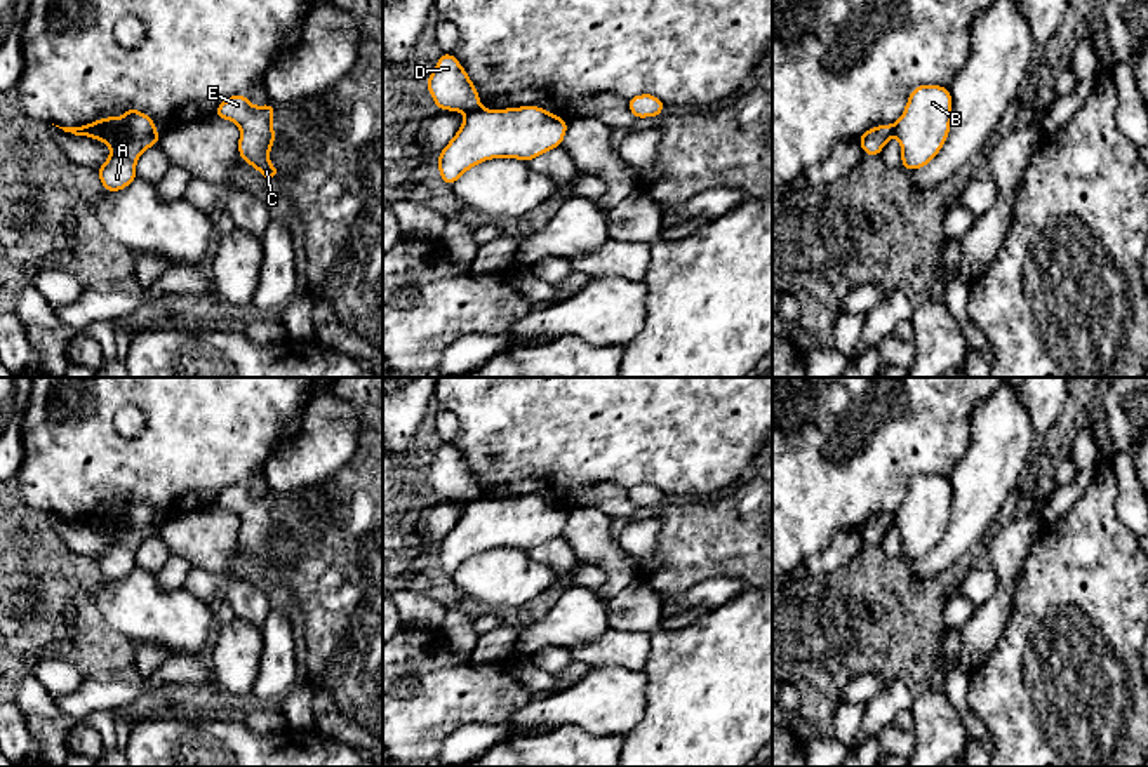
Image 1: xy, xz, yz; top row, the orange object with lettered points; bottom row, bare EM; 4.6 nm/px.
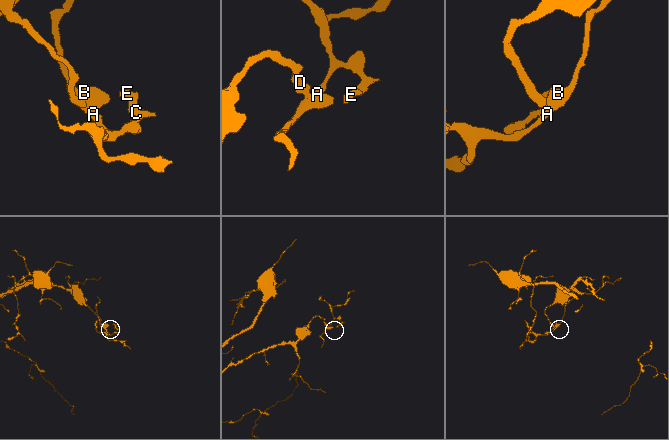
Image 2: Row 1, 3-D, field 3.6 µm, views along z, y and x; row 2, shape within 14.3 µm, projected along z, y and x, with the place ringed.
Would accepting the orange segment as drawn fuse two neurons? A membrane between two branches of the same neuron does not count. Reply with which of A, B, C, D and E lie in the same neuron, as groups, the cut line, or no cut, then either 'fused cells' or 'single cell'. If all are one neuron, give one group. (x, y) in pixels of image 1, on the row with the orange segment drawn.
A B C E / D; cut in xz along (479, 106), (467, 113); fused cells

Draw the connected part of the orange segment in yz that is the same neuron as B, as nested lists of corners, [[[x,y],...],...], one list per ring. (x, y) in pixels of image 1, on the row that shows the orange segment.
[[[918,85],[910,92],[906,108],[894,123],[904,169],[922,169],[941,151],[950,132],[951,106],[948,87]]]

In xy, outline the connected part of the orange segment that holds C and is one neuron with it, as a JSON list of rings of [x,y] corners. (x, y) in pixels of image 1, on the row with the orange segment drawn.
[[[235,94],[224,99],[214,117],[235,122],[242,134],[238,139],[238,155],[245,163],[256,167],[264,179],[277,177],[280,170],[268,162],[270,150],[277,139],[273,132],[271,103],[264,106],[252,106],[249,96]]]

